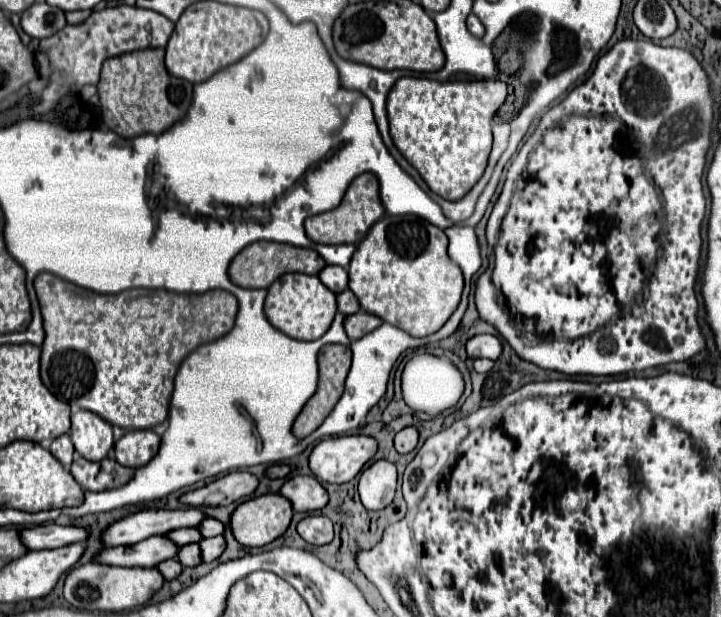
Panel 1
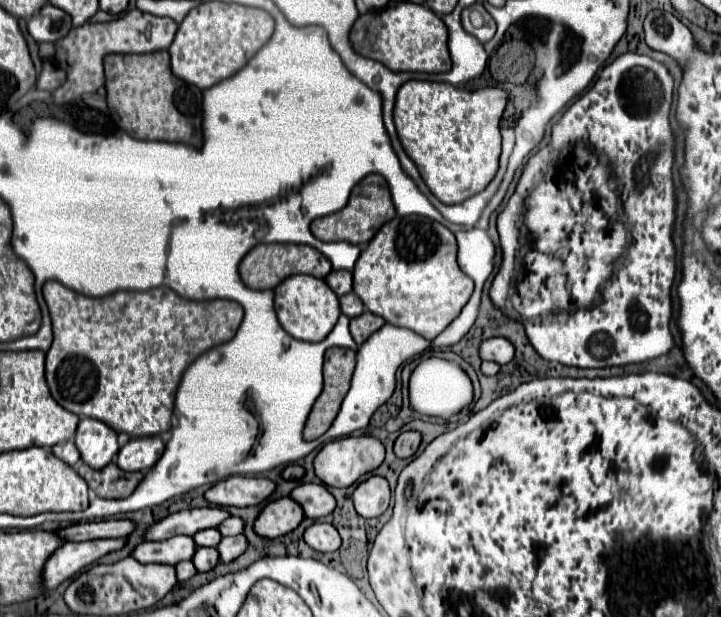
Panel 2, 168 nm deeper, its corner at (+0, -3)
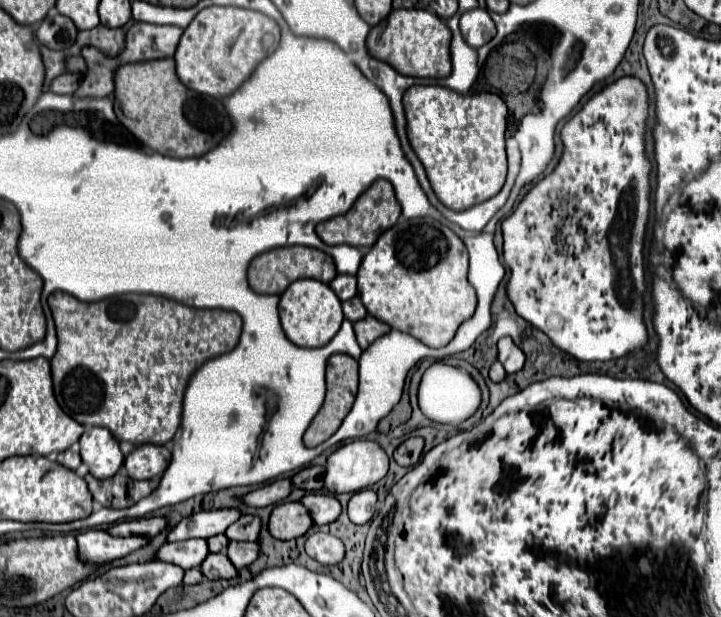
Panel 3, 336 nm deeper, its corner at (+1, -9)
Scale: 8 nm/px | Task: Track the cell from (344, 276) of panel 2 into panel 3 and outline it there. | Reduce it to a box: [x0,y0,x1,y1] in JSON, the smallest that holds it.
[330,275,356,301]

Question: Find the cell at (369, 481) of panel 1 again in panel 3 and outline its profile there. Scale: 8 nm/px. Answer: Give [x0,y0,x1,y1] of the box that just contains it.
[348,489,376,525]

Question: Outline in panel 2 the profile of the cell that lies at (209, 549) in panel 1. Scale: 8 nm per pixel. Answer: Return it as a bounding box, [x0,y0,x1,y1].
[217,535,247,563]

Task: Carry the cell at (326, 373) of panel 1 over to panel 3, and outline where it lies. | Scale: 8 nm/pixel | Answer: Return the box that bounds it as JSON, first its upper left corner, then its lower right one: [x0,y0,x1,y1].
[304,355,358,447]

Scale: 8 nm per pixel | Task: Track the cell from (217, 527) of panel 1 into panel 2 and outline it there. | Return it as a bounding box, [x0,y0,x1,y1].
[219,517,243,535]

